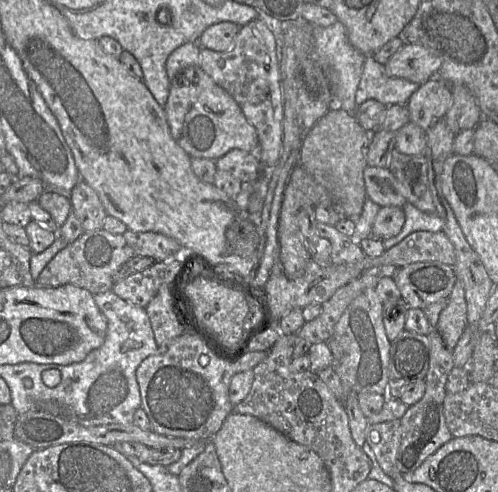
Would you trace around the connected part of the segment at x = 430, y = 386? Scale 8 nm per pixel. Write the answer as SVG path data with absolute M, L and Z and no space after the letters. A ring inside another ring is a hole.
M434 328L429 334L430 356L429 369L424 378L425 394L417 403L410 406L400 418L400 444L397 453L397 467L401 474L416 470L430 455L442 445L450 441L453 436L449 431L443 412L443 402L446 395L446 382L449 373L455 367L452 350L449 350Z

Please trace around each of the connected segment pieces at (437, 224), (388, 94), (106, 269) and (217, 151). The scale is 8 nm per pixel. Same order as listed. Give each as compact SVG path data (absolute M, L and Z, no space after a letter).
M406 202L402 207L405 213L405 223L400 233L383 241L387 250L400 243L405 237L416 231L443 231L443 222L437 213L429 214L419 210L412 203Z
M373 55L365 58L361 79L355 96L359 106L368 99L374 99L386 106L407 105L409 98L419 84L389 76L385 65L378 63Z
M103 229L85 231L51 259L40 273L37 284L44 287L73 284L88 290L92 295L108 292L115 284L115 273L134 256L136 253L123 235L112 234Z
M188 66L176 81L170 82L164 110L172 137L191 158L217 160L233 149L255 153L259 157L257 130L248 122L234 98L200 67Z

